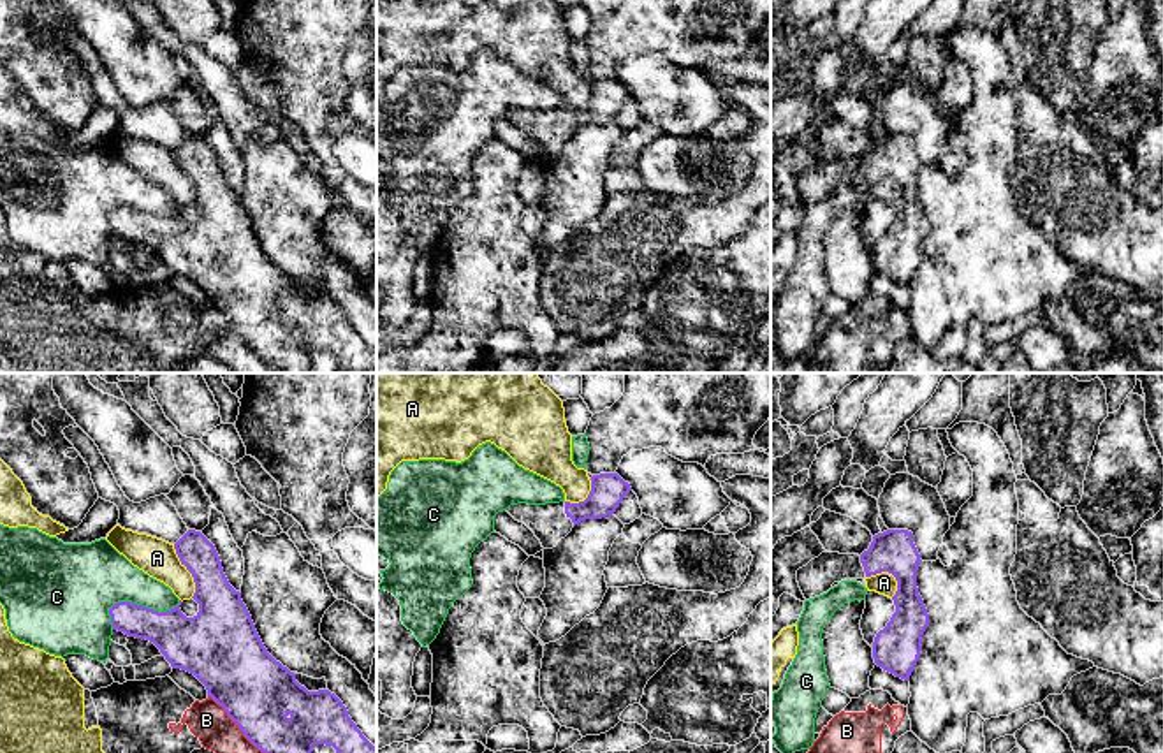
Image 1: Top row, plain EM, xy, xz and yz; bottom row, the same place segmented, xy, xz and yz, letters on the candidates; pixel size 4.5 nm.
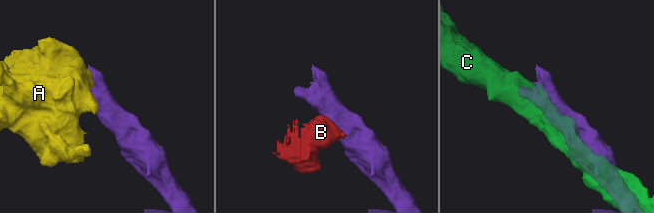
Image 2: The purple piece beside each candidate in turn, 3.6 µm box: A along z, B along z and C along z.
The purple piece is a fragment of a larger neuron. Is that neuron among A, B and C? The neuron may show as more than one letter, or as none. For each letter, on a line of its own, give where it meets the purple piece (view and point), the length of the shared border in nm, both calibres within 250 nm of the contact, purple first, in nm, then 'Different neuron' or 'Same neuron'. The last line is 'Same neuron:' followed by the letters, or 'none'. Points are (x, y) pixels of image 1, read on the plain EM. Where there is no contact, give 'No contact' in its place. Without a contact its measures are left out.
A: Touches purple at xy (187, 175). Shared border 260 nm. Thickness 200 nm (purple) against 170 nm. Different neuron
B: Touches purple at xy (240, 335). Shared border 440 nm. Thickness 340 nm (purple) against 180 nm. Different neuron
C: Touches purple at xy (134, 210). Shared border 340 nm. Thickness 200 nm (purple) against 340 nm. Different neuron
Same neuron: none

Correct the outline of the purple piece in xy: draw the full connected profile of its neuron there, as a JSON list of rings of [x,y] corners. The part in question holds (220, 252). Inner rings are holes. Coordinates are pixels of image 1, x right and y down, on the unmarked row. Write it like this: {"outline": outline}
{"outline": [[[188,135],[176,150],[176,160],[181,171],[192,179],[195,188],[194,206],[199,209],[199,218],[187,223],[179,209],[165,218],[158,218],[132,208],[118,208],[109,215],[113,236],[123,238],[128,243],[146,245],[153,248],[172,274],[181,274],[194,280],[208,296],[227,322],[239,333],[243,341],[276,373],[311,373],[311,357],[315,350],[333,352],[338,366],[334,373],[377,373],[377,354],[362,341],[357,331],[348,322],[343,308],[329,296],[308,297],[296,287],[296,280],[276,267],[264,253],[252,222],[222,174],[220,162],[215,151],[195,135]]]}

